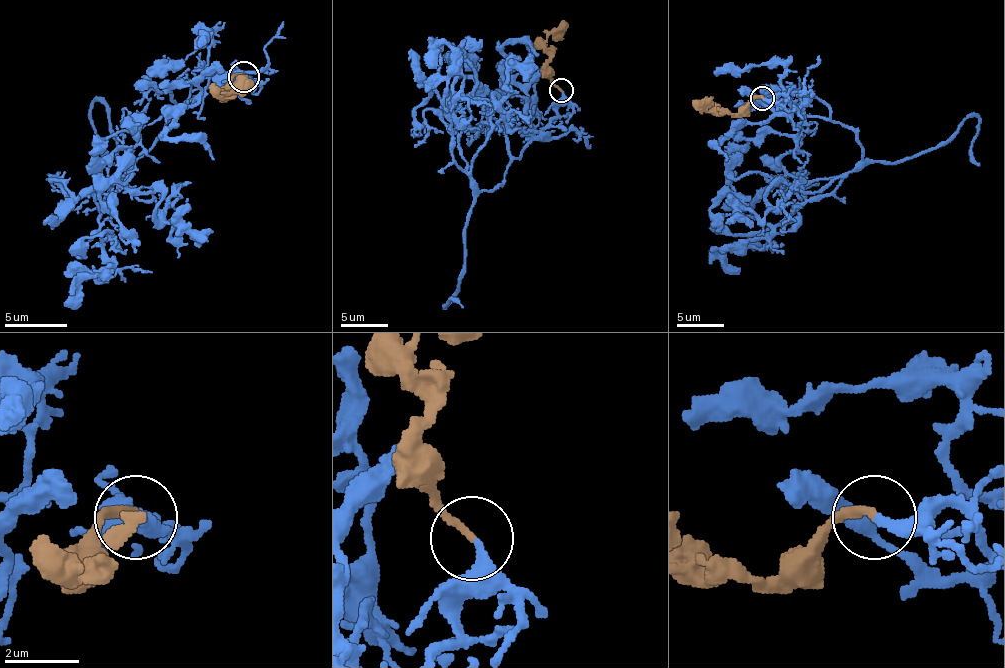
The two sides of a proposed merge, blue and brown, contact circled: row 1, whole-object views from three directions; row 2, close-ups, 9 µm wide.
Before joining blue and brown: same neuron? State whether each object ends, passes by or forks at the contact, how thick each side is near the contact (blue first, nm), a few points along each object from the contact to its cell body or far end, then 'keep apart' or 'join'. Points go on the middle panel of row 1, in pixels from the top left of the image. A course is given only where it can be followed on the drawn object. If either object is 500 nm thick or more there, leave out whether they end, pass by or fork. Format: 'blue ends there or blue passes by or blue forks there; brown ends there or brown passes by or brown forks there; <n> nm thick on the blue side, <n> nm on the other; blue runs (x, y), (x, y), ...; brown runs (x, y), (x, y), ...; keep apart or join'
blue ends there; brown ends there; 280 nm thick on the blue side, 200 nm on the other; blue runs (562, 91), (551, 121), (501, 183), (480, 190), (452, 152), (459, 58), (442, 44), (433, 67); brown runs (560, 91), (548, 65), (546, 39), (567, 22); join

